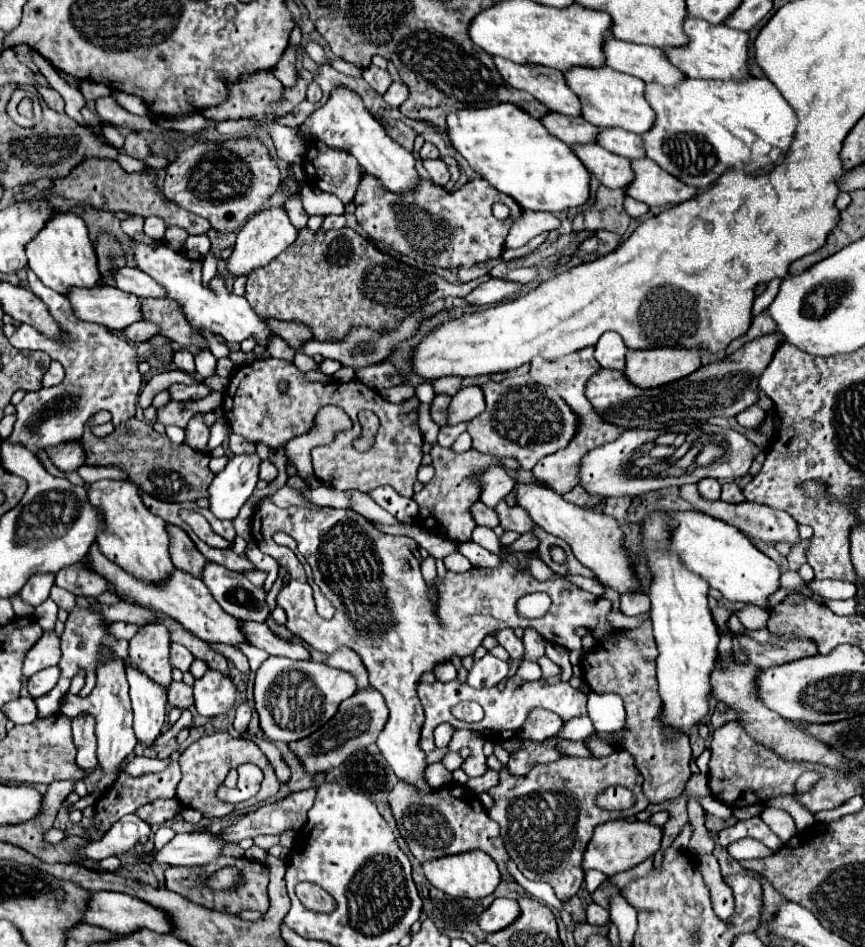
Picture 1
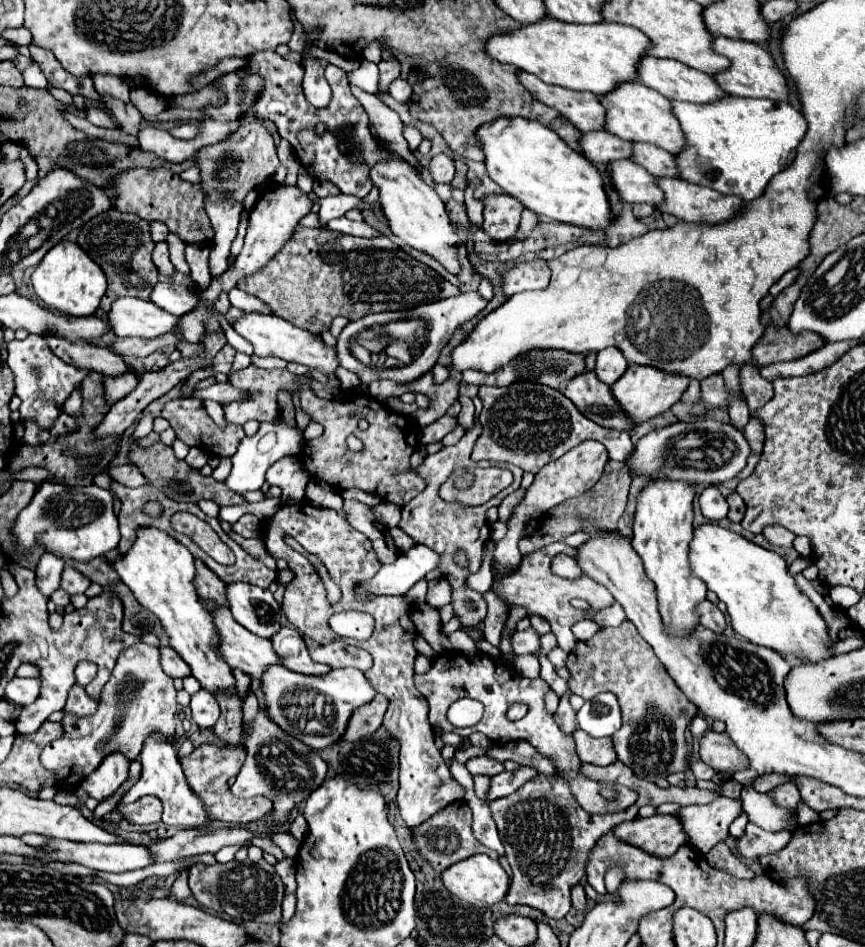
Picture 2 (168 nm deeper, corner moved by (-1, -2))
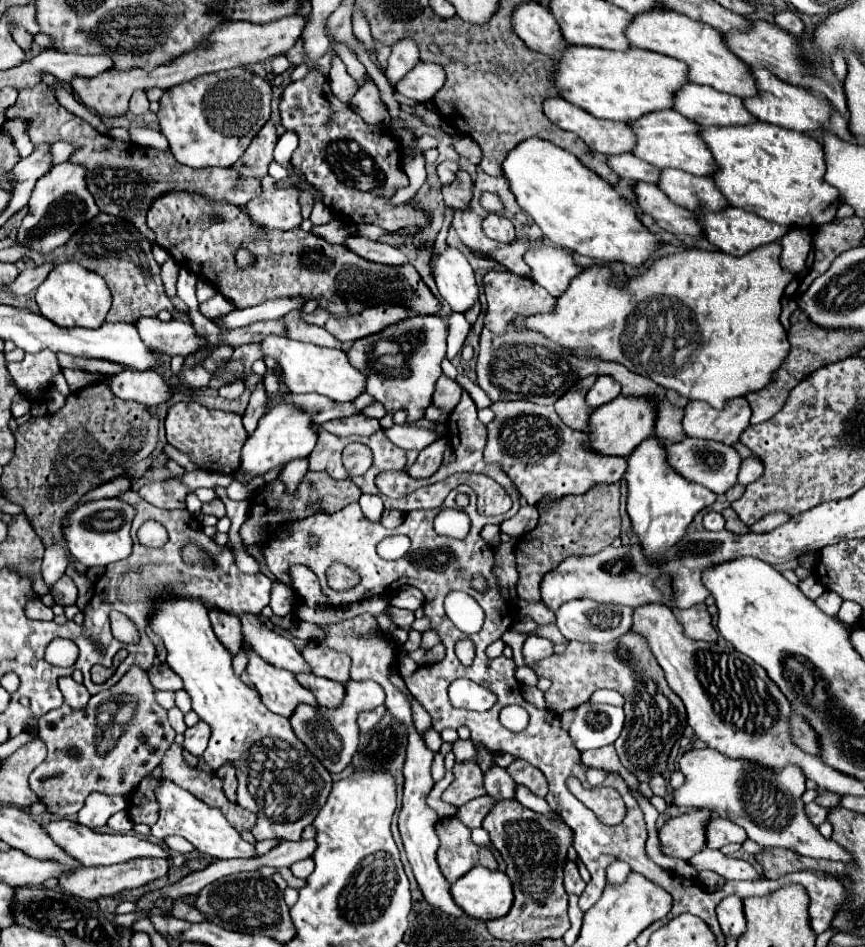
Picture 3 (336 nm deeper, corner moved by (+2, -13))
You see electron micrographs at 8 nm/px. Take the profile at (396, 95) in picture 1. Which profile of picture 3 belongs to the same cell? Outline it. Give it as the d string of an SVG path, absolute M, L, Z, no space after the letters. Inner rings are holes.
M417 63L401 81L397 81L395 89L419 103L429 101L437 89L445 83L445 71L435 63Z

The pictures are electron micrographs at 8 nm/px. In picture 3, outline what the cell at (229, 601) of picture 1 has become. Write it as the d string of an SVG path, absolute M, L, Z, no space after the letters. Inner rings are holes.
M241 615L241 633L243 641L267 663L275 667L287 669L291 673L311 671L309 665L303 661L301 653L295 649L291 639L281 637L277 629L271 629L269 623L261 621L261 615Z

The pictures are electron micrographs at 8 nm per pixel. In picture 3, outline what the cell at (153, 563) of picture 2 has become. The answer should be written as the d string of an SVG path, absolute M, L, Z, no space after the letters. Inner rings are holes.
M165 595L153 599L153 615L149 615L149 627L157 637L161 637L167 649L167 665L183 679L185 691L191 695L193 711L199 715L201 721L211 725L211 739L209 747L205 749L203 757L215 771L225 761L233 761L237 769L237 803L251 813L257 815L257 825L251 829L257 841L265 839L287 839L297 841L301 831L313 823L319 809L325 805L327 795L331 791L333 779L331 773L321 765L321 761L301 743L297 741L295 733L291 731L289 719L281 715L273 715L259 699L259 693L245 685L239 677L235 677L231 669L233 655L219 643L215 637L205 605L201 599L181 599L181 595Z

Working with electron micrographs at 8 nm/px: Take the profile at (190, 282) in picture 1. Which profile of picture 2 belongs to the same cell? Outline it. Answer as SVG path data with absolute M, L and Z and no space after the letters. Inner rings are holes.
M244 314L244 318L240 318L234 324L234 330L240 336L244 336L246 340L252 342L256 356L278 356L278 358L284 358L286 362L298 362L298 364L308 366L310 370L322 372L328 378L336 376L336 368L340 366L334 346L326 346L322 338L314 336L308 330L296 328L294 324L286 322L280 316L274 316L274 314L268 314L268 316L266 314Z

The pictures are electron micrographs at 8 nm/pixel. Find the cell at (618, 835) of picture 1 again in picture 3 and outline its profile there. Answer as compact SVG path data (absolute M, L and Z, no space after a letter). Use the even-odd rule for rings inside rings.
M691 811L673 819L667 819L659 831L659 847L663 855L677 859L691 859L705 849L705 821L709 811Z

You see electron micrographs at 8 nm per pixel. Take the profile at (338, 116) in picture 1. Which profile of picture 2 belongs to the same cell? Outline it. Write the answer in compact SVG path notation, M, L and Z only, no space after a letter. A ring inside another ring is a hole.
M392 154L388 162L376 164L376 168L372 170L370 176L372 176L372 182L380 188L380 206L384 210L390 230L394 232L398 242L430 254L450 274L454 274L454 276L460 274L458 246L462 244L462 240L460 240L456 228L452 226L448 212L444 208L444 202L440 200L436 190L432 186L428 186L416 174L416 170L408 162L400 160L396 154Z

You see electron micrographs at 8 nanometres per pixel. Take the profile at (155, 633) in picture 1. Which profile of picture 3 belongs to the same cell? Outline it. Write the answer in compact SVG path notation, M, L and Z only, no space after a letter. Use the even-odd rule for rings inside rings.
M133 665L105 695L93 695L83 711L73 711L69 705L61 705L39 719L39 737L47 745L47 759L31 773L29 785L37 797L47 805L47 811L57 817L71 817L81 807L89 793L101 791L107 795L125 795L137 787L137 783L161 763L165 751L173 745L175 731L167 721L167 709L155 699L155 687L149 683L147 671ZM123 695L133 695L135 701L123 701Z

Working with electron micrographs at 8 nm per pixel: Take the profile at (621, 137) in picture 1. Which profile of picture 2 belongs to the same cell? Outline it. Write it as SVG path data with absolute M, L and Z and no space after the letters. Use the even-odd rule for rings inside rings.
M634 144L632 160L644 166L652 176L680 178L680 172L676 168L676 156L664 152L662 148L656 148L654 144Z

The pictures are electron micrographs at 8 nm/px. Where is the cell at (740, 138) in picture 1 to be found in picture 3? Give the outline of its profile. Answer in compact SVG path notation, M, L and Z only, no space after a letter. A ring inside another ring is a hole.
M753 121L749 125L729 125L729 127L699 127L699 137L713 153L713 161L717 165L711 179L721 187L729 205L755 213L763 219L785 227L817 227L835 219L837 207L843 203L837 189L827 185L825 175L825 161L823 161L823 145L813 137L797 131L789 131L765 121Z

